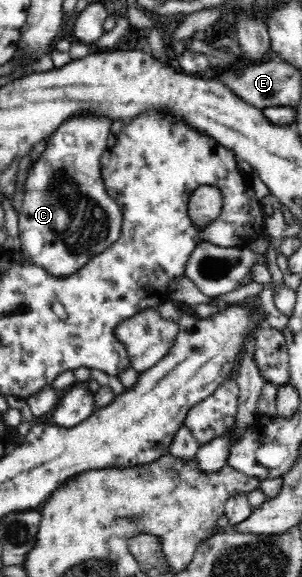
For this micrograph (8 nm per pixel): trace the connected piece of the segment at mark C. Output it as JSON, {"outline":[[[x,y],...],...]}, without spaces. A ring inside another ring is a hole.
{"outline":[[[81,115],[80,117],[73,117],[66,120],[49,138],[46,142],[46,148],[43,150],[41,157],[34,162],[28,170],[26,183],[24,185],[23,200],[18,212],[18,228],[20,238],[21,257],[25,261],[29,261],[45,270],[55,277],[67,278],[75,274],[79,269],[82,269],[93,257],[100,255],[109,246],[119,240],[122,233],[122,212],[118,204],[111,198],[107,192],[105,183],[102,179],[102,154],[108,150],[107,136],[110,135],[109,128],[111,128],[111,121],[103,119],[103,117],[89,117],[89,115]]]}

